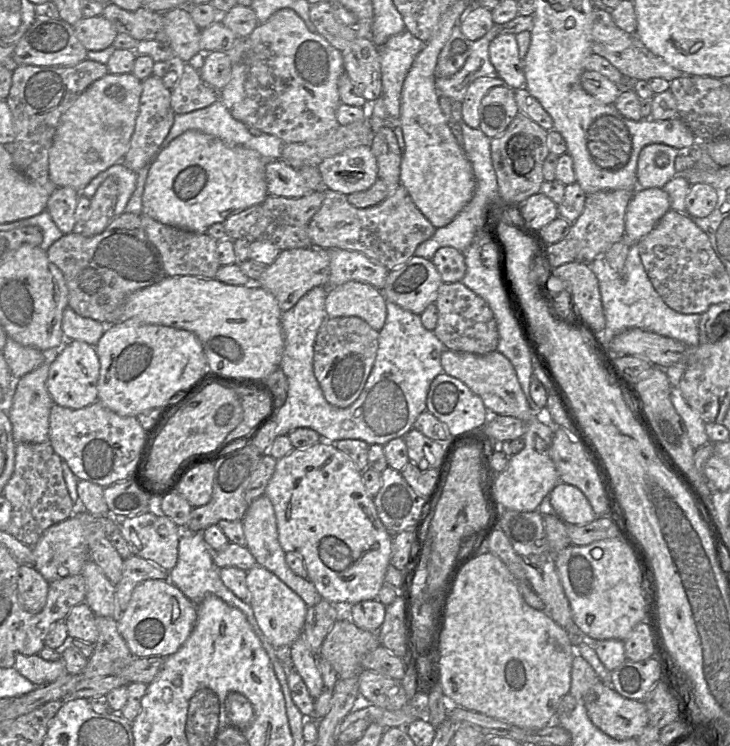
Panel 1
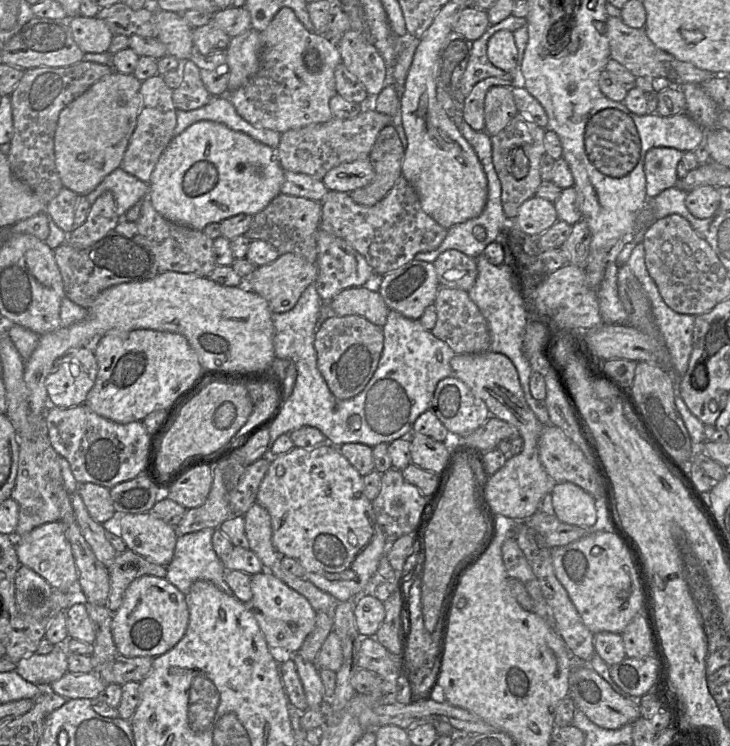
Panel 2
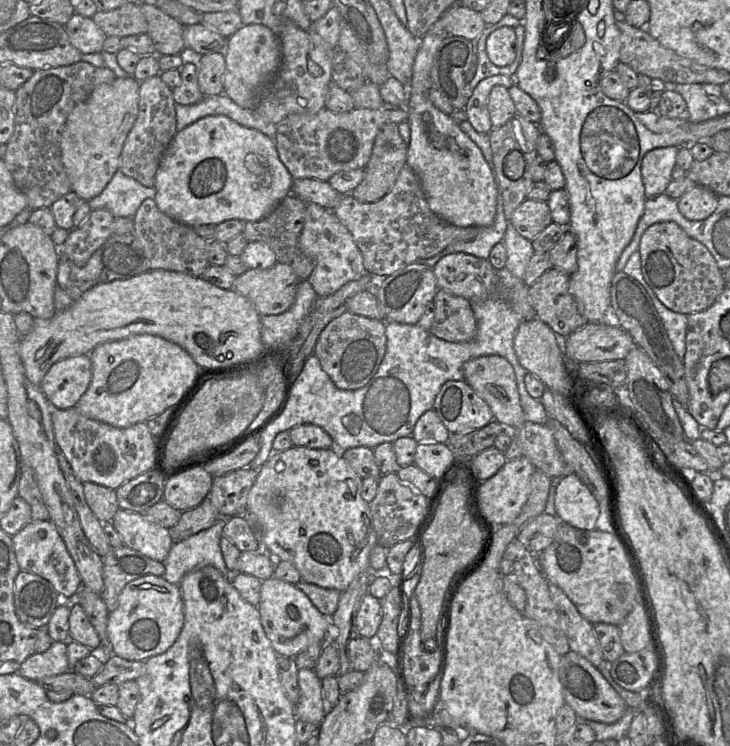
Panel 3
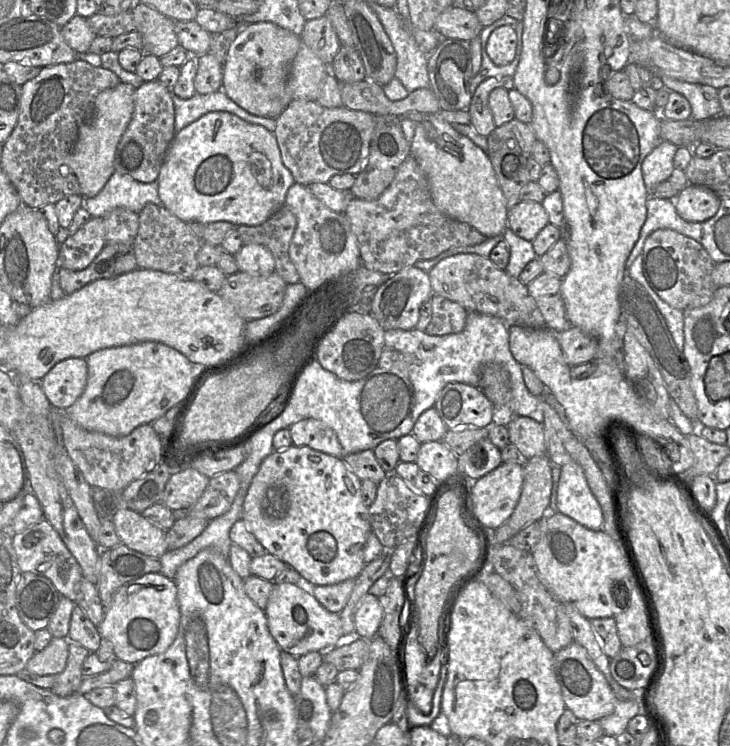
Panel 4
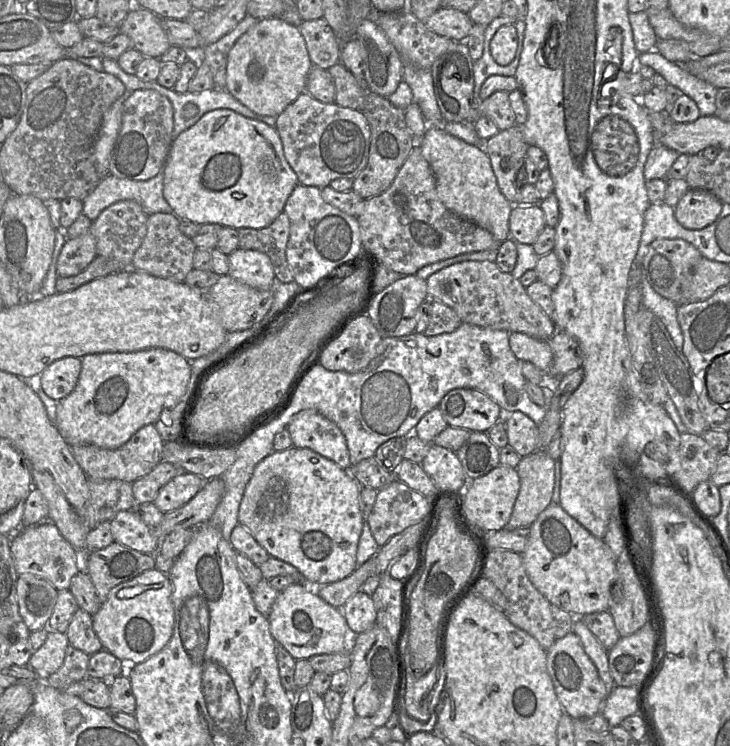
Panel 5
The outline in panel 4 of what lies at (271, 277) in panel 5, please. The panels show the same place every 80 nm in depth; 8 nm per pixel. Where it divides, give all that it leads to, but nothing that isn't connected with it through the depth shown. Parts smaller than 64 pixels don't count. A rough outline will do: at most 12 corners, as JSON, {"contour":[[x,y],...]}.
{"contour":[[260,244],[243,245],[233,256],[241,272],[274,272],[274,257]]}

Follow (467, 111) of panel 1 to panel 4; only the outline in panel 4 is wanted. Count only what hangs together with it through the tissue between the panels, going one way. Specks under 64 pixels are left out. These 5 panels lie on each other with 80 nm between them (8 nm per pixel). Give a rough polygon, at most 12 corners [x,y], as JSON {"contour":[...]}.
{"contour":[[510,76],[489,77],[473,93],[471,124],[486,138],[496,128],[488,105],[490,92],[513,89]]}

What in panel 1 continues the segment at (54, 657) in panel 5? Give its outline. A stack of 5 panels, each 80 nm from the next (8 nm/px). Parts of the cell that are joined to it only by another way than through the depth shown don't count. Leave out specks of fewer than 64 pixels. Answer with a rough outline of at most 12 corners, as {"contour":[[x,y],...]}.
{"contour":[[17,655],[14,668],[36,686],[68,674],[62,657]]}

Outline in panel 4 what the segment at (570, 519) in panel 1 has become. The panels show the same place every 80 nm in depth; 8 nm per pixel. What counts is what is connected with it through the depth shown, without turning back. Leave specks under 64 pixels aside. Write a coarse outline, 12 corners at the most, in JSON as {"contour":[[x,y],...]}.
{"contour":[[561,467],[557,509],[587,529],[604,517],[582,468]]}

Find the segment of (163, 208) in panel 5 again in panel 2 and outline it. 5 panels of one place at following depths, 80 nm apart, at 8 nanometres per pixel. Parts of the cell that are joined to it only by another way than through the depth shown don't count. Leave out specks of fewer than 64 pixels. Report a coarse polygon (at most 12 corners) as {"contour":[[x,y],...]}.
{"contour":[[118,167],[85,197],[113,193],[117,215],[136,222],[149,184]]}

